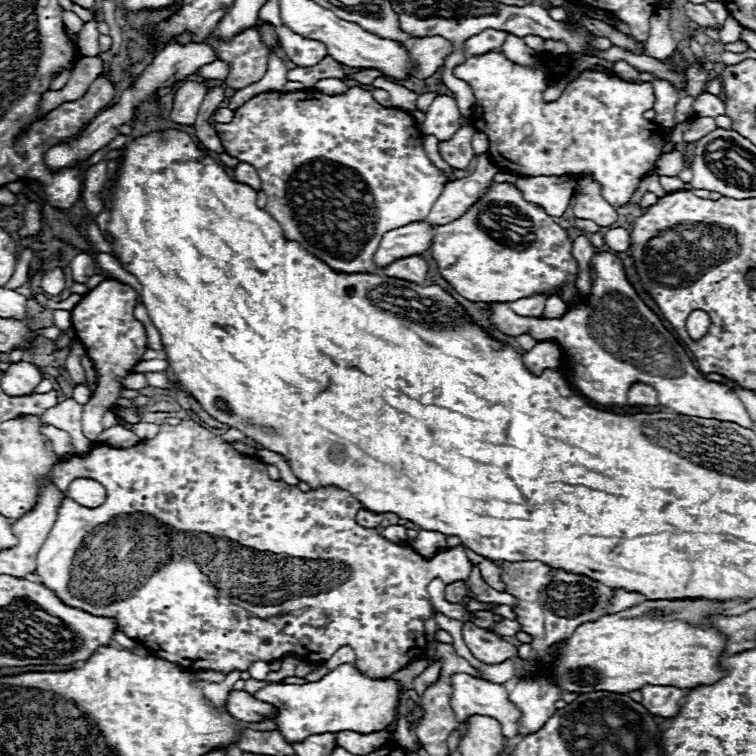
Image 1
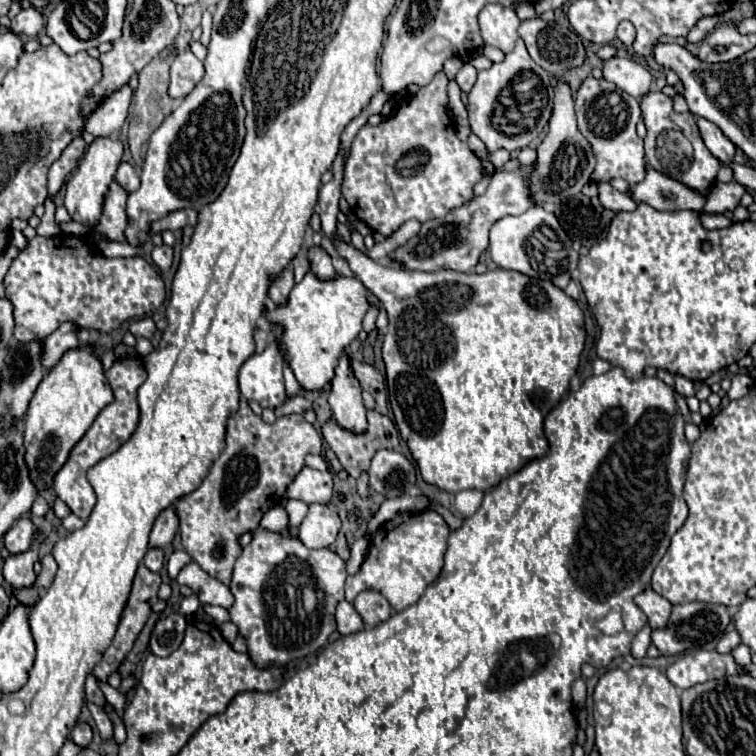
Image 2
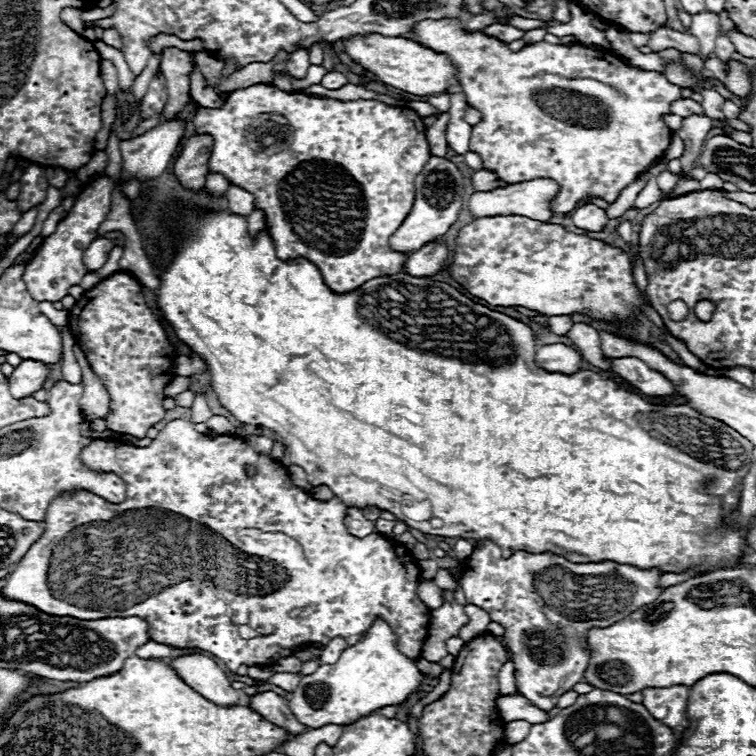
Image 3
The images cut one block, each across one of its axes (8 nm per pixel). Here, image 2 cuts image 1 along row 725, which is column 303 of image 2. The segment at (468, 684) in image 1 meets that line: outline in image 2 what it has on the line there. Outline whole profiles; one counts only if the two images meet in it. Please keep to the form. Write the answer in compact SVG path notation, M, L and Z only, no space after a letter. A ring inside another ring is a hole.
M284 498L280 502L280 506L286 510L288 514L288 528L286 530L294 530L296 526L300 526L302 518L306 516L308 512L308 504L302 502L302 500L294 500L294 498Z

